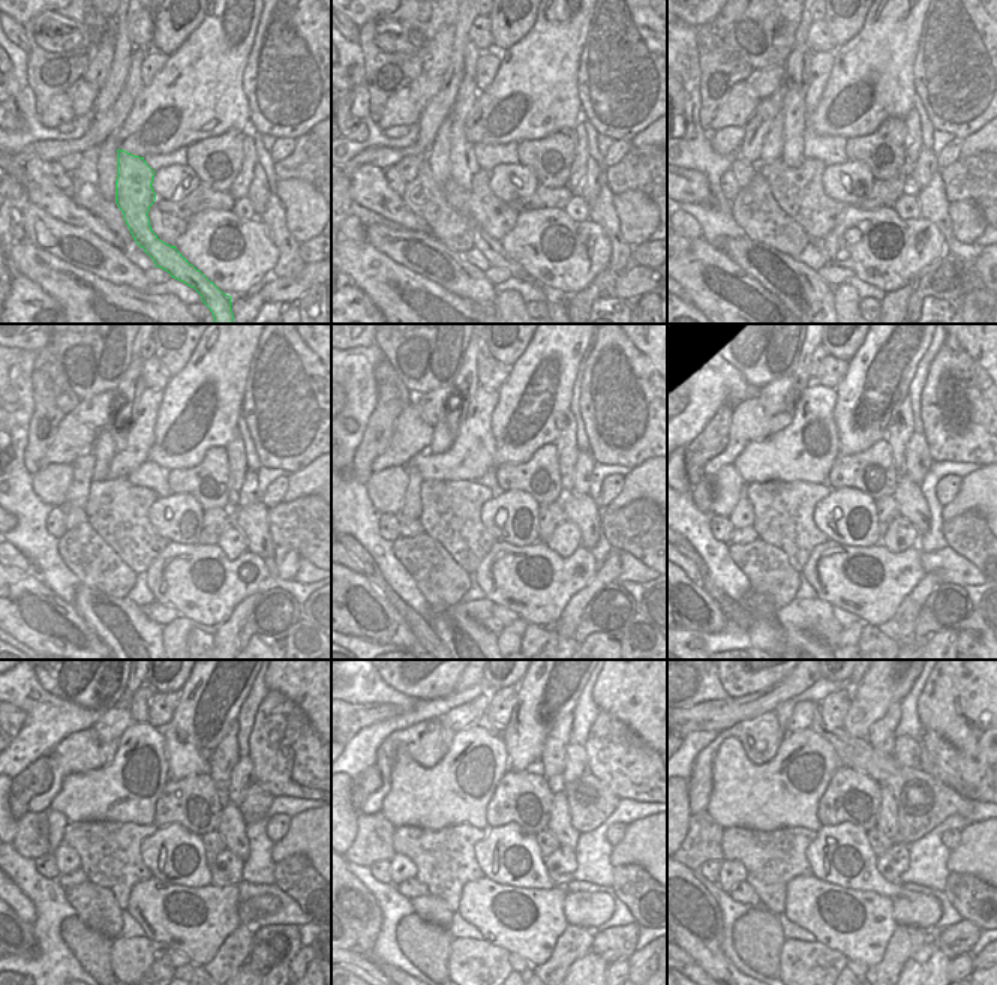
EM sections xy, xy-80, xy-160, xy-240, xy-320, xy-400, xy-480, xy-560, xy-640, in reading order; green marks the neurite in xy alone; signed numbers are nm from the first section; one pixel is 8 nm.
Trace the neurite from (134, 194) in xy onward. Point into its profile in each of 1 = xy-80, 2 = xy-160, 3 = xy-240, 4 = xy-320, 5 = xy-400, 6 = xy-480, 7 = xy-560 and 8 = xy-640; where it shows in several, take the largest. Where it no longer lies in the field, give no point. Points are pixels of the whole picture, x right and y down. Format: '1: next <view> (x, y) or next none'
1: next xy-80 (464, 165)
2: next xy-160 (798, 63)
3: next xy-240 (132, 386)
4: next xy-320 (467, 383)
5: next xy-400 (801, 377)
6: next xy-480 (125, 700)
7: next none
8: next none

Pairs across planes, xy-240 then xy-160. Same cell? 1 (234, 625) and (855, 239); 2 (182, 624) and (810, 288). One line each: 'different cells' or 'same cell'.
1: different cells
2: different cells

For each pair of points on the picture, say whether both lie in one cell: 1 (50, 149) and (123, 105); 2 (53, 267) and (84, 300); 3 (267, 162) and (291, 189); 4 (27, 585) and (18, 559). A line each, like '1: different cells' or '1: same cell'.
1: same cell
2: same cell
3: different cells
4: different cells

